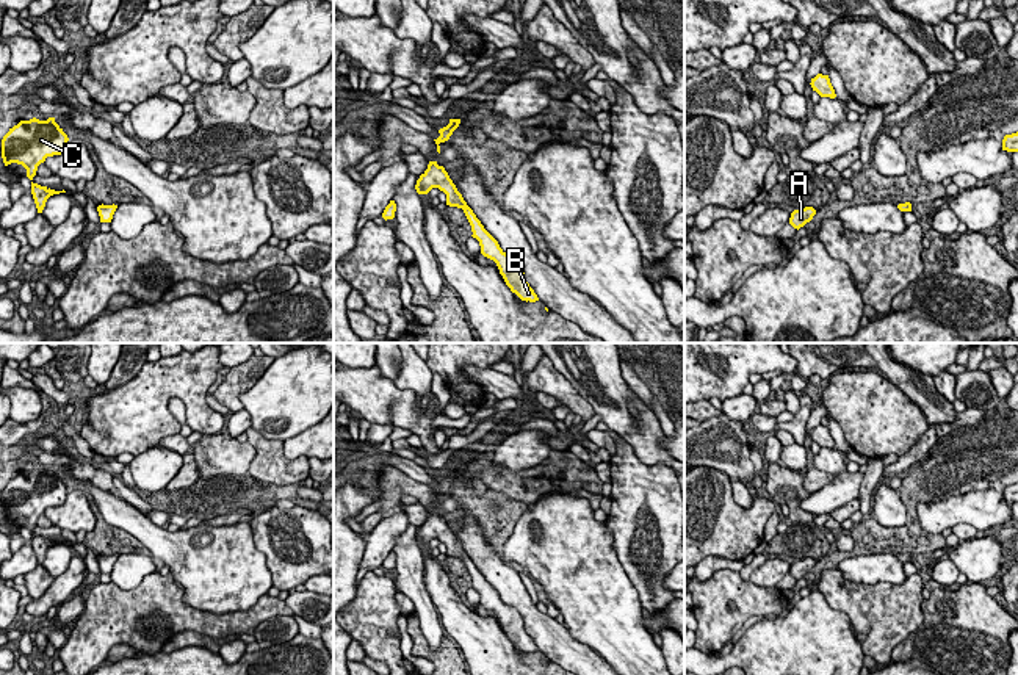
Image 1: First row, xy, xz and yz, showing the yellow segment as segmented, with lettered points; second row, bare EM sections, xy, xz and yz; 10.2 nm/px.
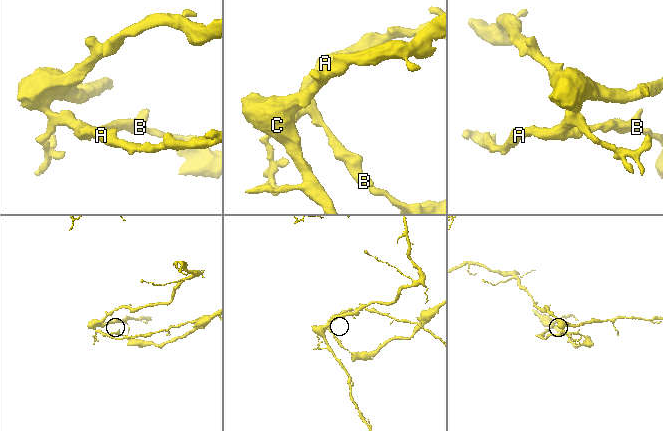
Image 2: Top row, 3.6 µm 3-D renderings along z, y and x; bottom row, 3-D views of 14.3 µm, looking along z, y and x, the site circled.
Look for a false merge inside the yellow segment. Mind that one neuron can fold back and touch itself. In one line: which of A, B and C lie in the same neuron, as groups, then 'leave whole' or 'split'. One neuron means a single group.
A C / B; split

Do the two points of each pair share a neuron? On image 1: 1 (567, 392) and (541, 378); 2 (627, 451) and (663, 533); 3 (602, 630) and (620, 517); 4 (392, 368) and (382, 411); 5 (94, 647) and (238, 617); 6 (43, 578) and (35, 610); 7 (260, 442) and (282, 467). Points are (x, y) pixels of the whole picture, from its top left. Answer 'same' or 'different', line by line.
1: same
2: same
3: different
4: different
5: same
6: different
7: same

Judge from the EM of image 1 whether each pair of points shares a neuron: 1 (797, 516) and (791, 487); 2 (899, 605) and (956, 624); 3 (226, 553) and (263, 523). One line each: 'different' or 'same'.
1: same
2: different
3: different

